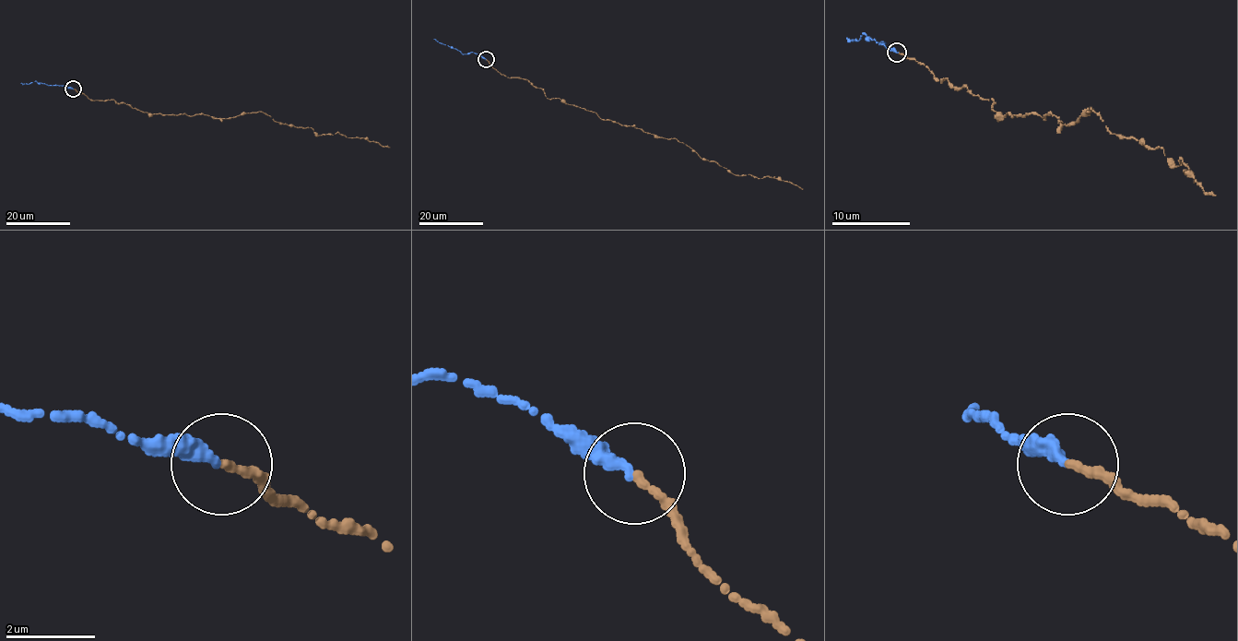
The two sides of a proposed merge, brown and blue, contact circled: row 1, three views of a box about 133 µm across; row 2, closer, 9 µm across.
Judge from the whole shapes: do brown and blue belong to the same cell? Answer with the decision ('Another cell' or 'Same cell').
Same cell

